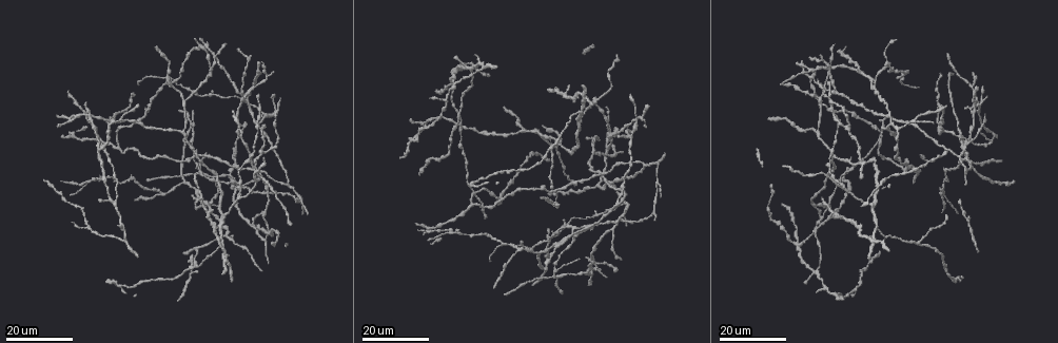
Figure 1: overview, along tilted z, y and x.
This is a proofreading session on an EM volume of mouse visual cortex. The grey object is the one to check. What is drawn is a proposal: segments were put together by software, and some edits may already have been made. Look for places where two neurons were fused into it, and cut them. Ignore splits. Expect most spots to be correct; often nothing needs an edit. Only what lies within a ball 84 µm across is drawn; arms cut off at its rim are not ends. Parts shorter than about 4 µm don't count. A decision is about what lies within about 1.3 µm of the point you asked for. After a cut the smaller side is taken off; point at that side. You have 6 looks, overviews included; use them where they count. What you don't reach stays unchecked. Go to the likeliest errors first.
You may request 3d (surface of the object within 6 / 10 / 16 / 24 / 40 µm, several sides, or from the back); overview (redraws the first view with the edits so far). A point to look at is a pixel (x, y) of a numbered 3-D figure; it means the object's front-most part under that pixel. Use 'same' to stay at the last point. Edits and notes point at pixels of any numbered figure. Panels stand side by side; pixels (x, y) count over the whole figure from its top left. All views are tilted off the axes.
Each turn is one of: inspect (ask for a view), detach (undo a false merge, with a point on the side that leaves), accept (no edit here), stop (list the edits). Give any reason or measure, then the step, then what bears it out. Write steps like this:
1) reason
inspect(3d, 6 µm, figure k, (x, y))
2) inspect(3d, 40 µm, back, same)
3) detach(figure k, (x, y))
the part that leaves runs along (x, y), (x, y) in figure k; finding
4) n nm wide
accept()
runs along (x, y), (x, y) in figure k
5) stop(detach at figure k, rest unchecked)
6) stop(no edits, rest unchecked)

thin arm on a thick one
inspect(3d, 24 µm, figure 1, (943, 194))

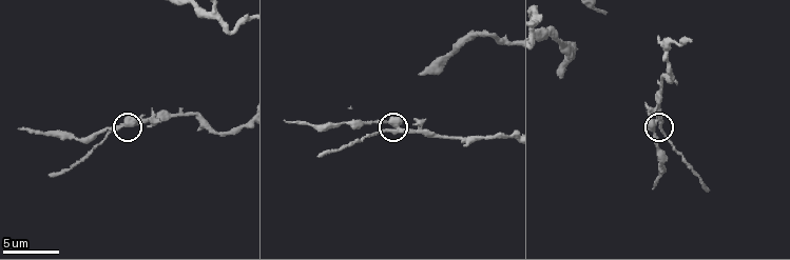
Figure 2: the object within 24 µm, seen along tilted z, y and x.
zoom in
inspect(3d, 10 µm, figure 2, (656, 125))

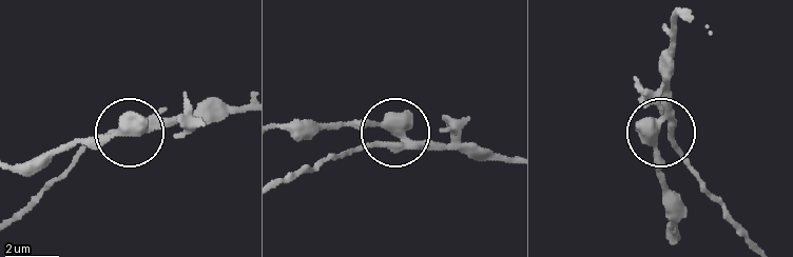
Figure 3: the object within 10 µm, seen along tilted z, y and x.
accept()
all the same neuron

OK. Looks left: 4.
looks like a crossing
inspect(3d, 24 µm, figure 1, (975, 108))

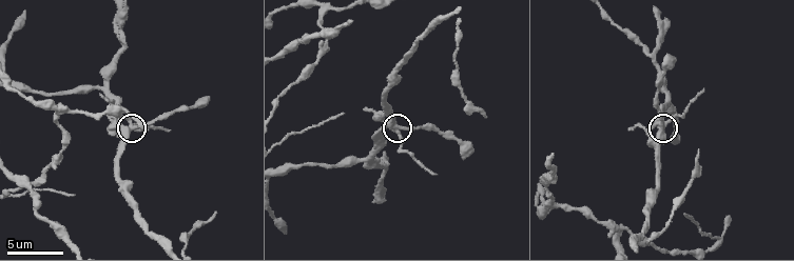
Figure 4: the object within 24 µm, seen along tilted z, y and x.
inspect(3d, 6 µm, figure 4, (662, 123))

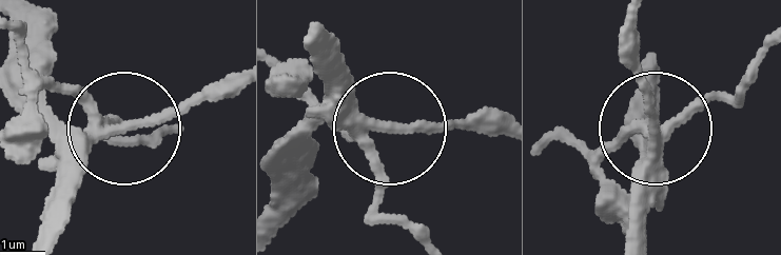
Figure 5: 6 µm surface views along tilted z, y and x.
side arm 8 µm
detach(figure 5, (23, 122))
the part that leaves runs along (70, 148), (92, 129), (168, 131) in figure 5; a second neuron is stuck on

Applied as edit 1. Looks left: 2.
a fork
inspect(3d, 16 µm, figure 1, (818, 96))

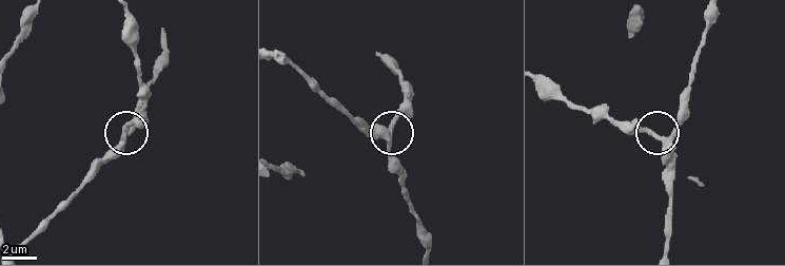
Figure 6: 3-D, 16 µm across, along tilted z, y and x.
inspect(3d, 6 µm, figure 6, (389, 138))

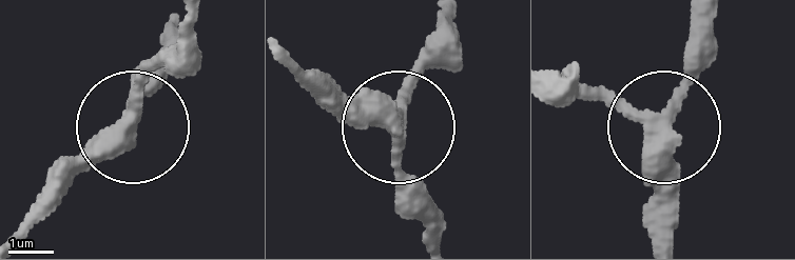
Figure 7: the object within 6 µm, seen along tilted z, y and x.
3 arms
accept()
runs along (283, 60), (399, 122), (435, 18) in figure 7; one neuron here

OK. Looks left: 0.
stop(detach at figure 5, rest unchecked)

